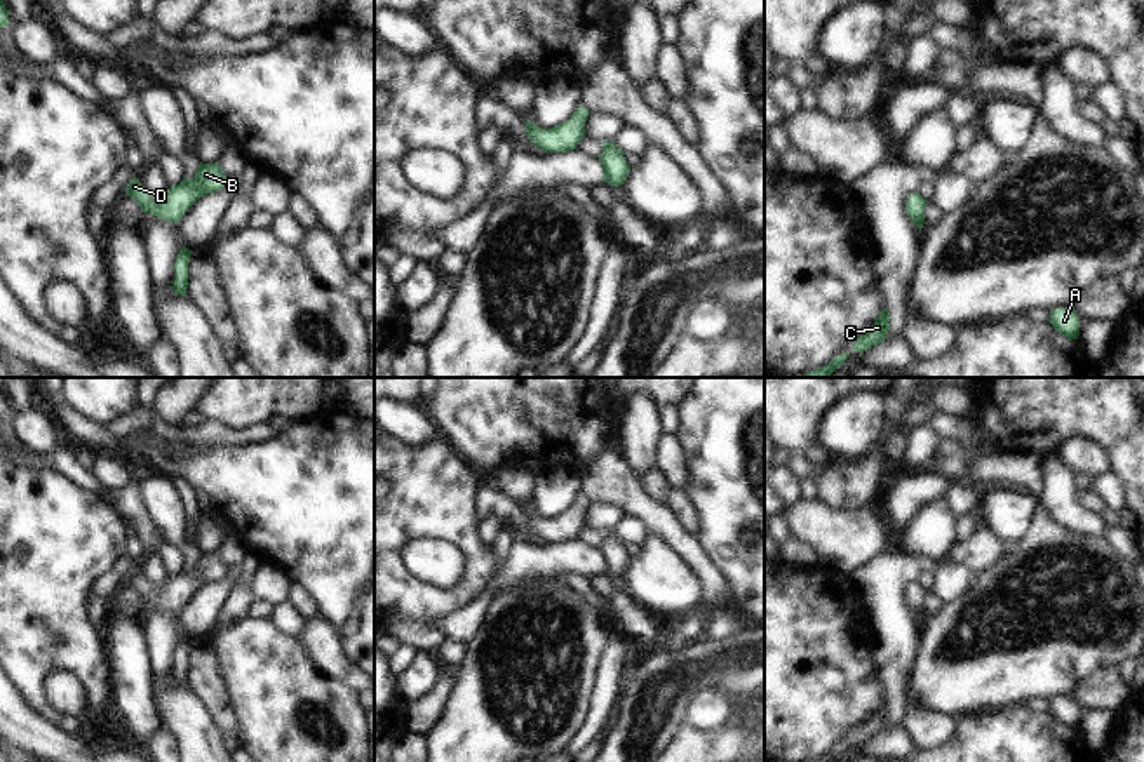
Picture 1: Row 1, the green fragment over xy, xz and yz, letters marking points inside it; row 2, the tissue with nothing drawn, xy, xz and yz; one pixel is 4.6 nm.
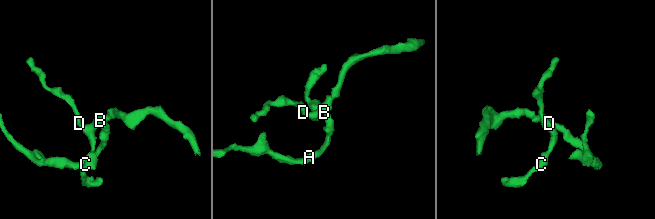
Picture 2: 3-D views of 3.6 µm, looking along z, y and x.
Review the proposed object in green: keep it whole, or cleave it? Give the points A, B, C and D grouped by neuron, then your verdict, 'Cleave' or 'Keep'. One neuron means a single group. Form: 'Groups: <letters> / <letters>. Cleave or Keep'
Groups: A B C D. Keep.

